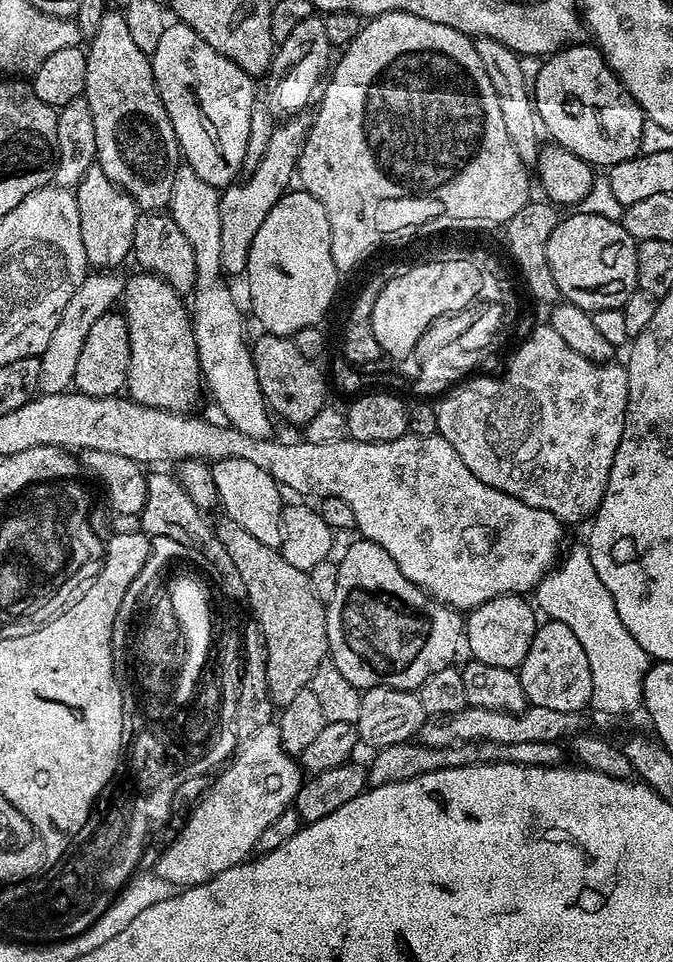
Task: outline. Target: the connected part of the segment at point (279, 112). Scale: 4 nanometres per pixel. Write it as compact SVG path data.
M314 14L310 18L306 18L306 22L294 26L294 31L284 40L279 41L272 58L271 69L266 76L266 81L268 80L266 99L268 109L272 111L273 117L287 118L295 116L303 113L305 111L304 107L311 100L313 103L334 56L334 47L327 41L323 24L323 19Z

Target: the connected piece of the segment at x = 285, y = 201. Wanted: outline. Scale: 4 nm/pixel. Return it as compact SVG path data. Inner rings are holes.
M289 190L266 214L248 255L248 296L252 299L252 312L265 333L273 336L291 337L303 328L315 328L328 312L336 296L338 273L330 254L330 218L322 210L322 202L303 190Z

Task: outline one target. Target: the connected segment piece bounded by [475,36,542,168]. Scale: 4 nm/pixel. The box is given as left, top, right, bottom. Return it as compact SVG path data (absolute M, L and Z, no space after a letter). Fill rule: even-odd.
M481 36L475 41L478 50L478 58L482 58L482 67L490 77L494 90L498 94L498 106L501 107L502 118L505 123L506 134L522 159L525 167L536 165L542 140L539 140L540 124L535 113L535 103L531 98L528 81L522 74L519 55L509 50L502 42L498 42L489 36Z

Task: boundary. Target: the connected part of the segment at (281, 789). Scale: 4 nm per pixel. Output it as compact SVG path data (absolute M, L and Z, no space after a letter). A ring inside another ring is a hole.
M275 723L262 726L262 730L254 730L254 734L239 741L234 755L219 769L218 775L208 793L193 806L180 833L156 860L155 875L166 878L166 882L177 889L204 884L222 874L222 870L245 863L258 838L262 838L262 830L266 830L278 814L293 807L302 783L297 757L282 746L280 729Z

